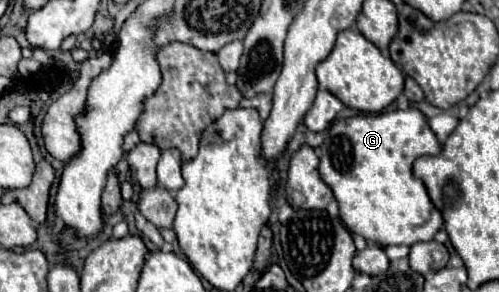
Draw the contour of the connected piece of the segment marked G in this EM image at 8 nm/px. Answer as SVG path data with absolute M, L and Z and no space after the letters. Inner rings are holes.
M408 108L336 120L328 128L328 136L320 150L320 176L332 188L340 208L340 218L352 234L360 234L364 236L364 240L378 242L384 248L390 244L412 246L422 240L432 240L434 234L440 230L442 214L430 202L424 184L412 174L412 164L416 158L434 156L440 152L440 144L420 110Z

